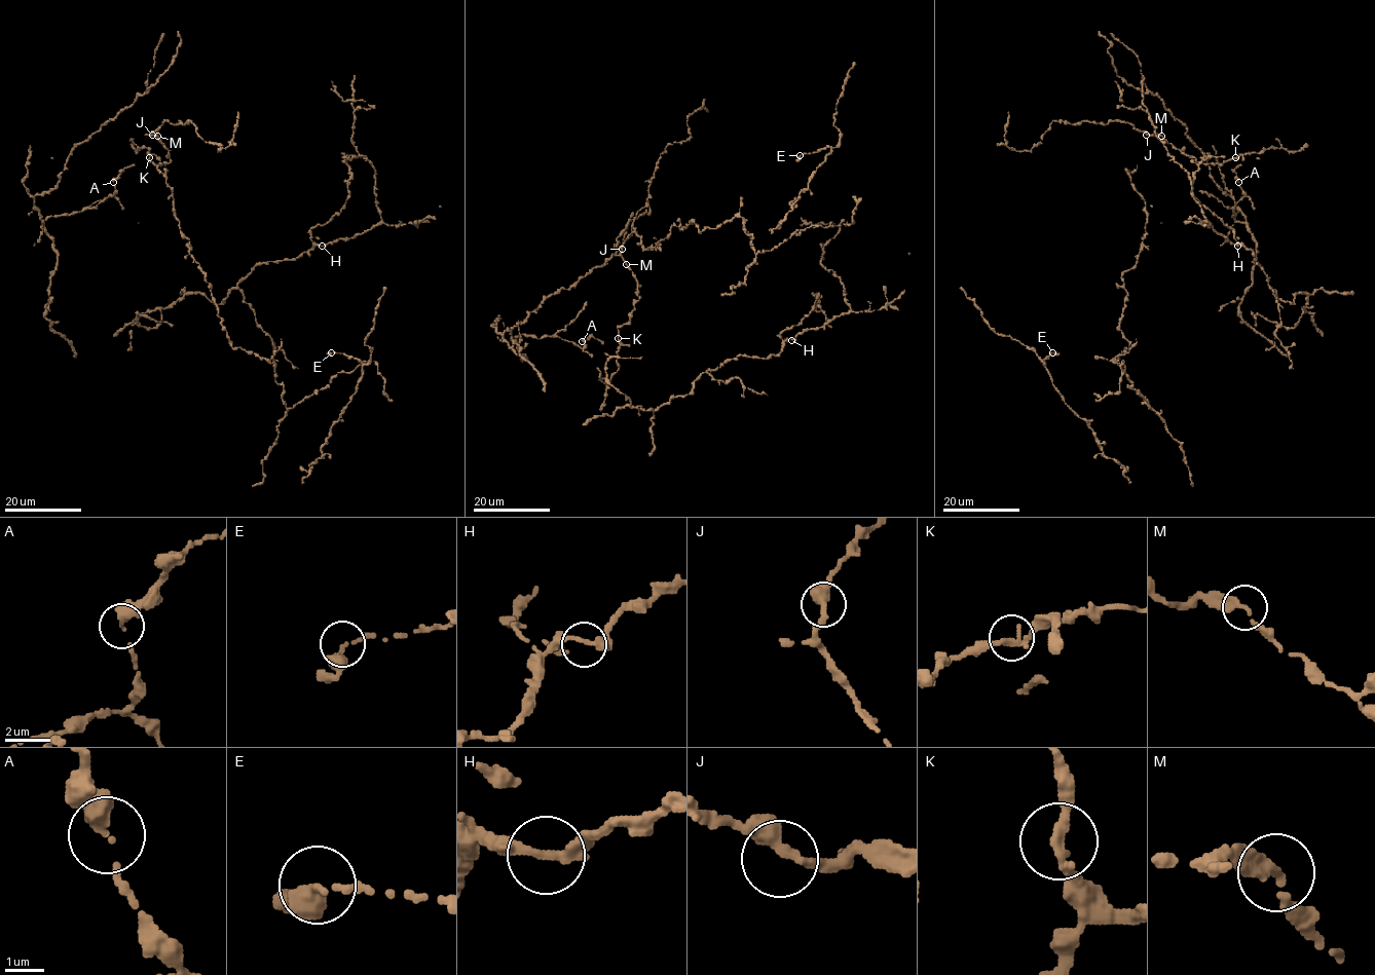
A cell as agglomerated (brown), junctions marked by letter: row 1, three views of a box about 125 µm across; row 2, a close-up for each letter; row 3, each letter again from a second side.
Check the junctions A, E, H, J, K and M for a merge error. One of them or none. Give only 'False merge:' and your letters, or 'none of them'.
False merge: none of them

